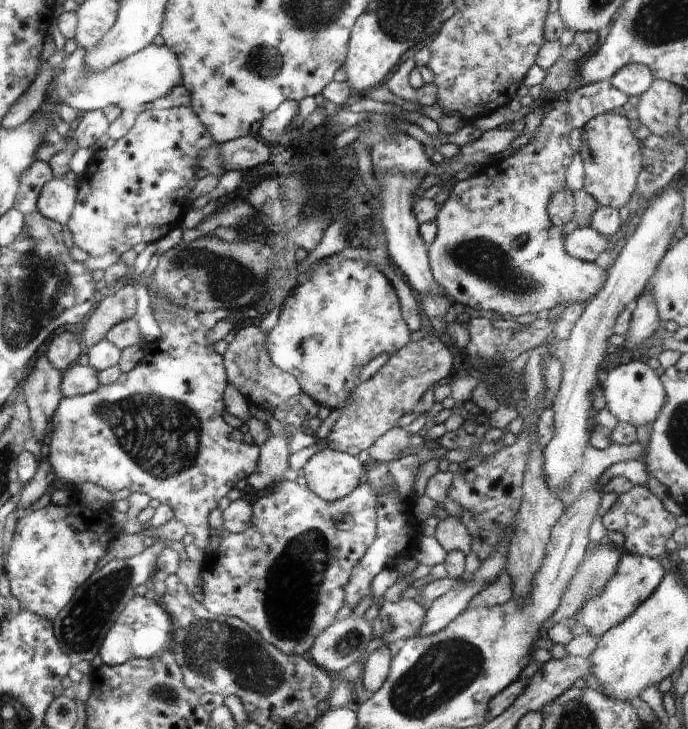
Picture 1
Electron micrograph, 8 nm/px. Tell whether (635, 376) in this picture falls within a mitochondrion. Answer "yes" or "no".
no

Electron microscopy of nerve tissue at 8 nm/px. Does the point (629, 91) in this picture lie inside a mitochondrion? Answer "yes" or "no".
no

